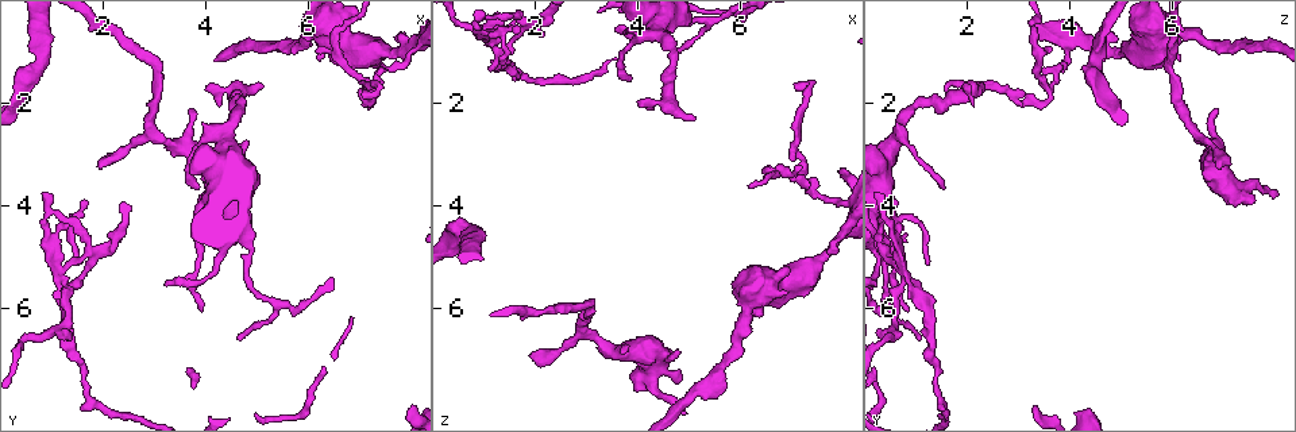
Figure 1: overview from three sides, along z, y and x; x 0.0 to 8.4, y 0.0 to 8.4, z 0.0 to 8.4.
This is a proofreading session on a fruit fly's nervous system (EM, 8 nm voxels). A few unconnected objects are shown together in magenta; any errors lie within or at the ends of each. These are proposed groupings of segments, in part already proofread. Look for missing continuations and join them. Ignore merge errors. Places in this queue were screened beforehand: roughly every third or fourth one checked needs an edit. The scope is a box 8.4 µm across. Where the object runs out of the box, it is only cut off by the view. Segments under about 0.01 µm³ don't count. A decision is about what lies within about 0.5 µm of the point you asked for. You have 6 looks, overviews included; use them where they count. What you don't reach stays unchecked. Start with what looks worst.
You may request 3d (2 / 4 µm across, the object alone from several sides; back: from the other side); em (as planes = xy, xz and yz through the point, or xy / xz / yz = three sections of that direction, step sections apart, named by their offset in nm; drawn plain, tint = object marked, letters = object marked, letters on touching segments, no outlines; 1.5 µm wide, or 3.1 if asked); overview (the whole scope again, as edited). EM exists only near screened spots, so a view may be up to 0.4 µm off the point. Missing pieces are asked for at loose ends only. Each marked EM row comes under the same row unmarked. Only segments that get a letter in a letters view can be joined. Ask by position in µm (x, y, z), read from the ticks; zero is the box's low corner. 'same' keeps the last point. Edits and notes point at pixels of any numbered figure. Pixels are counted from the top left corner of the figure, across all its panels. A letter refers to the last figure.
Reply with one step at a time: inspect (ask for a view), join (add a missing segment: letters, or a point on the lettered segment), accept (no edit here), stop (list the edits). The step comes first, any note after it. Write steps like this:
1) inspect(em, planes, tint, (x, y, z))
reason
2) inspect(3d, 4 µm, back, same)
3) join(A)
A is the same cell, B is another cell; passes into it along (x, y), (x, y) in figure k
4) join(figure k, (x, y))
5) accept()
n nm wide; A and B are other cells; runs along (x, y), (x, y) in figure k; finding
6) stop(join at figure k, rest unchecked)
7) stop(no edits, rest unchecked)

inspect(3d, 4 µm, (4.20, 2.05, 2.15))

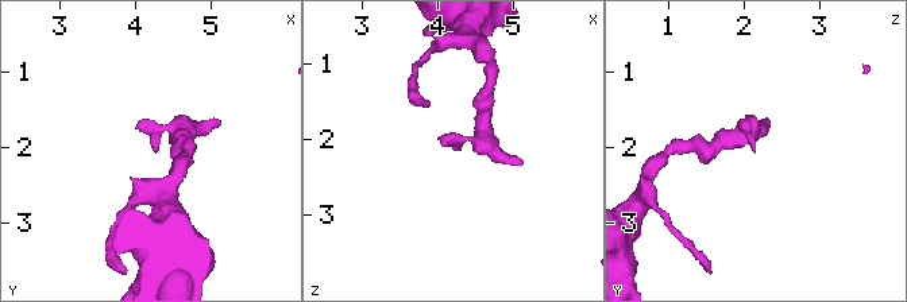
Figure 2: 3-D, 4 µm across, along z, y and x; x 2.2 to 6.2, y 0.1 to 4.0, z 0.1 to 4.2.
inspect(em, planes, letters, (4.20, 2.00, 2.10))
shape alone is not enough

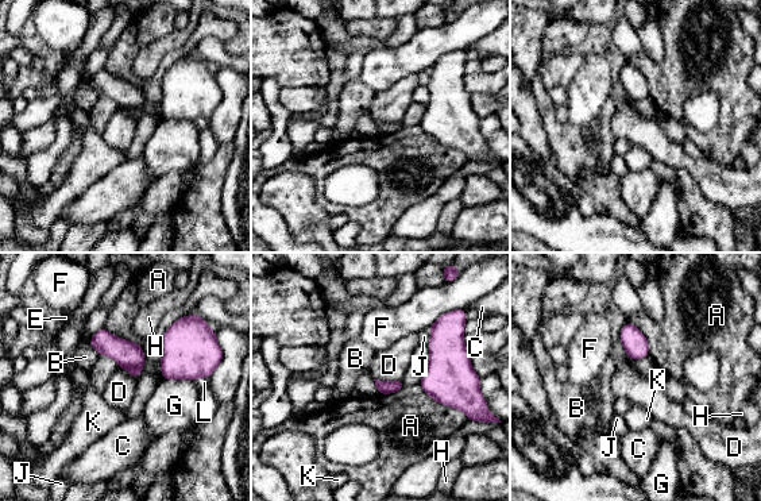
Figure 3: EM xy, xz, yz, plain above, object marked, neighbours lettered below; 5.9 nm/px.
accept()
A, B, C, D, E, F, G, H, J, K and L are other cells; none of them fits

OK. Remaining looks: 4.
inspect(3d, 2 µm, (3.65, 2.20, 6.90))
free end

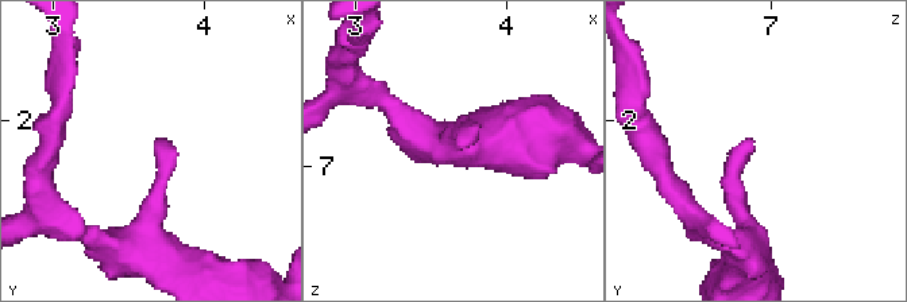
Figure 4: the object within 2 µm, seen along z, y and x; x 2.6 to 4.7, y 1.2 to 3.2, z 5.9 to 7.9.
inspect(em, planes, tint, (3.66, 2.18, 6.88))
shape alone is not enough

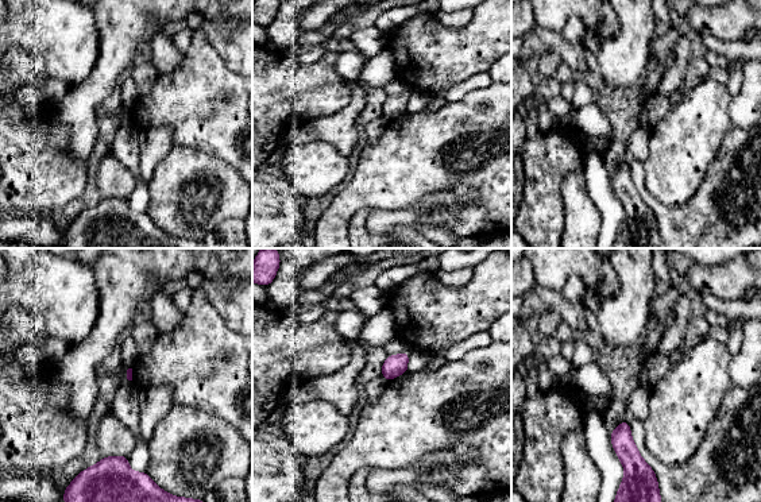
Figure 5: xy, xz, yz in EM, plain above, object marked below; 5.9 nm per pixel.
inspect(em, planes, letters, same)
what lies round it

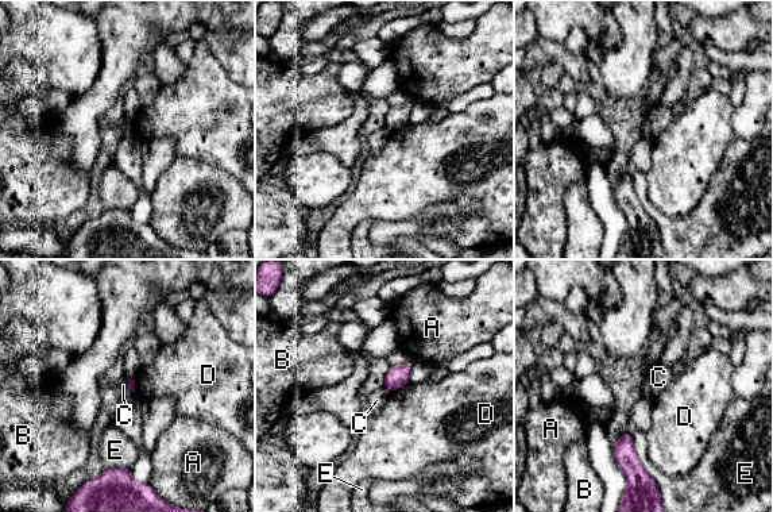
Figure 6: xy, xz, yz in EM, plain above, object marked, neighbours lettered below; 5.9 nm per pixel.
accept()
E touches over 360 nm; A, B, C, D and E are other cells; border along (385, 387), (390, 392) in figure 6; none of them fits

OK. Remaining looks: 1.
inspect(em, planes, letters, (1.95, 3.25, 6.80))
free end

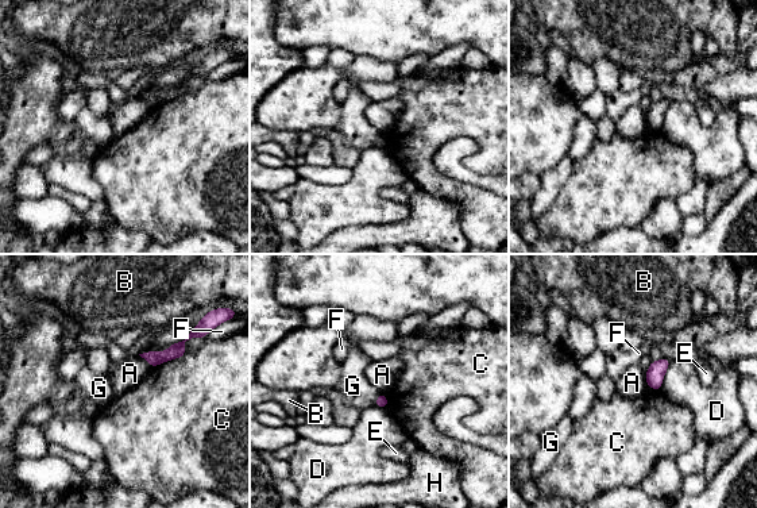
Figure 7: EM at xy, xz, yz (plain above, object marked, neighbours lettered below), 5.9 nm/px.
accept()
C touches over 220 nm; A, B, C, D, E, F, G and H are other cells; border along (139, 354), (151, 366) in figure 7; no lettered segment goes on from it

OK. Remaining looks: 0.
stop(no edits, rest unchecked)

